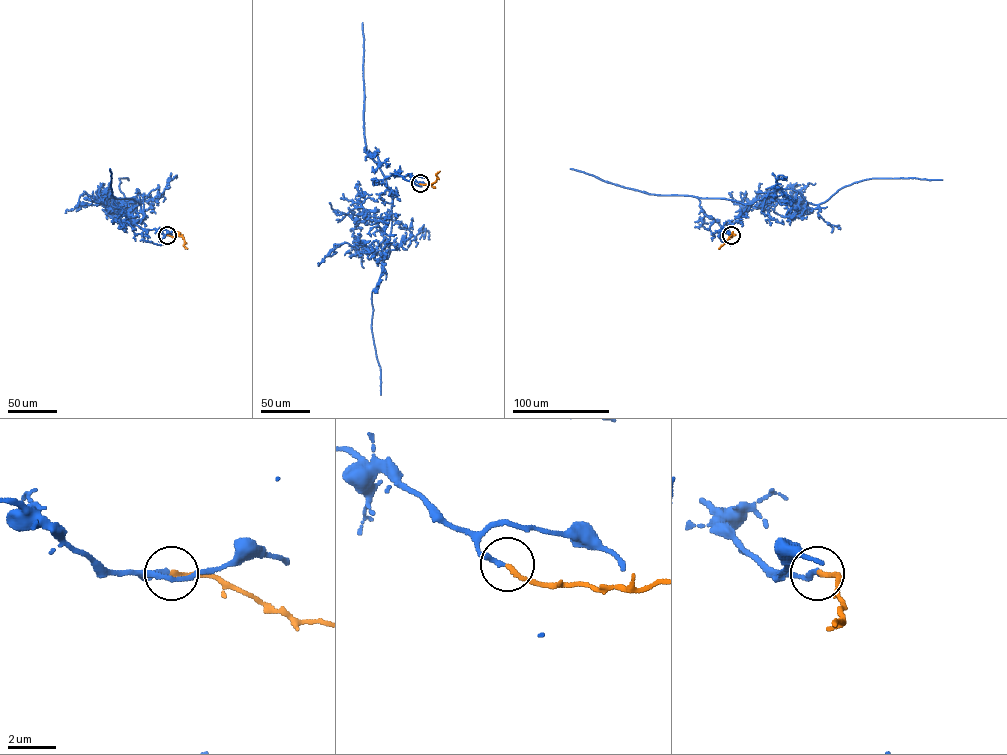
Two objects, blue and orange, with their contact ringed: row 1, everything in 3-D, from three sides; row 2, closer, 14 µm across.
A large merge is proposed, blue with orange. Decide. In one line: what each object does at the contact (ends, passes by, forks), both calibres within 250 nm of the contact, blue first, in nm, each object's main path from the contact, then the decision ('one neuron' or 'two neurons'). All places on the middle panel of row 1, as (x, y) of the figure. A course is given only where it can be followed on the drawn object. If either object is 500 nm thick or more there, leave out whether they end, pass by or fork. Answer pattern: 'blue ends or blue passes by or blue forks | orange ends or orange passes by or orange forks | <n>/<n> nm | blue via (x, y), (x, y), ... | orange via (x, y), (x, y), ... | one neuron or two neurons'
blue ends | orange ends | 200/200 nm | blue via (419, 183), (408, 175), (383, 180), (397, 192), (390, 253), (372, 294), (380, 395) | orange via (420, 183), (434, 182), (440, 171) | one neuron

